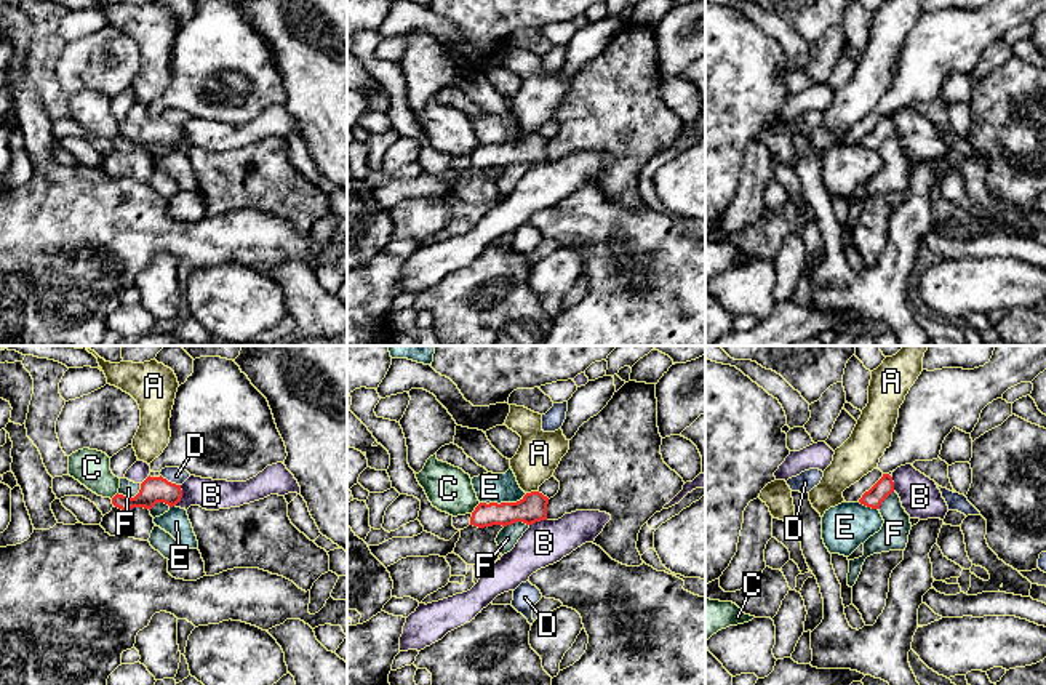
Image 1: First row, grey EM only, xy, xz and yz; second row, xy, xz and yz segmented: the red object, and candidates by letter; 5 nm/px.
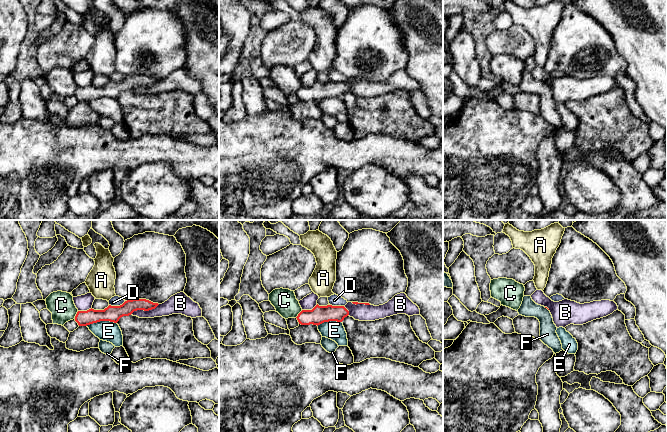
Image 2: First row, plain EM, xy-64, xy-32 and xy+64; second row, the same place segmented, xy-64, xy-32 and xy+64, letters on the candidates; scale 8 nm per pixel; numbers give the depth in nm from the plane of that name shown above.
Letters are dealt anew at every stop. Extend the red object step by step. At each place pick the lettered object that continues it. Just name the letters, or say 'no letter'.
no letter

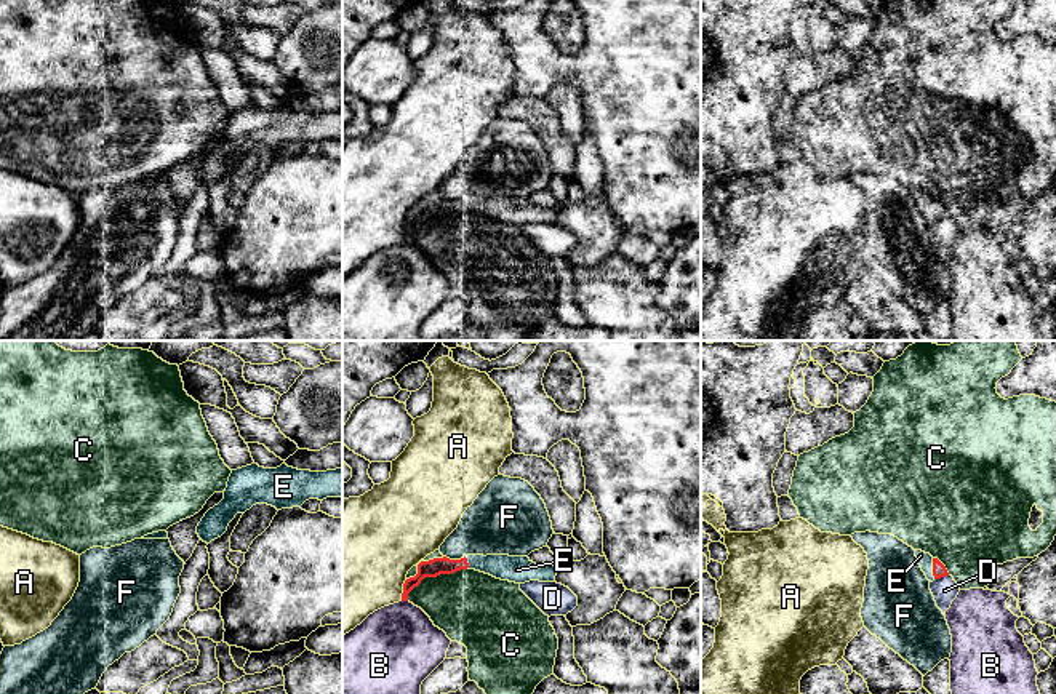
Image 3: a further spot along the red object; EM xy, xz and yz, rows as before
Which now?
E

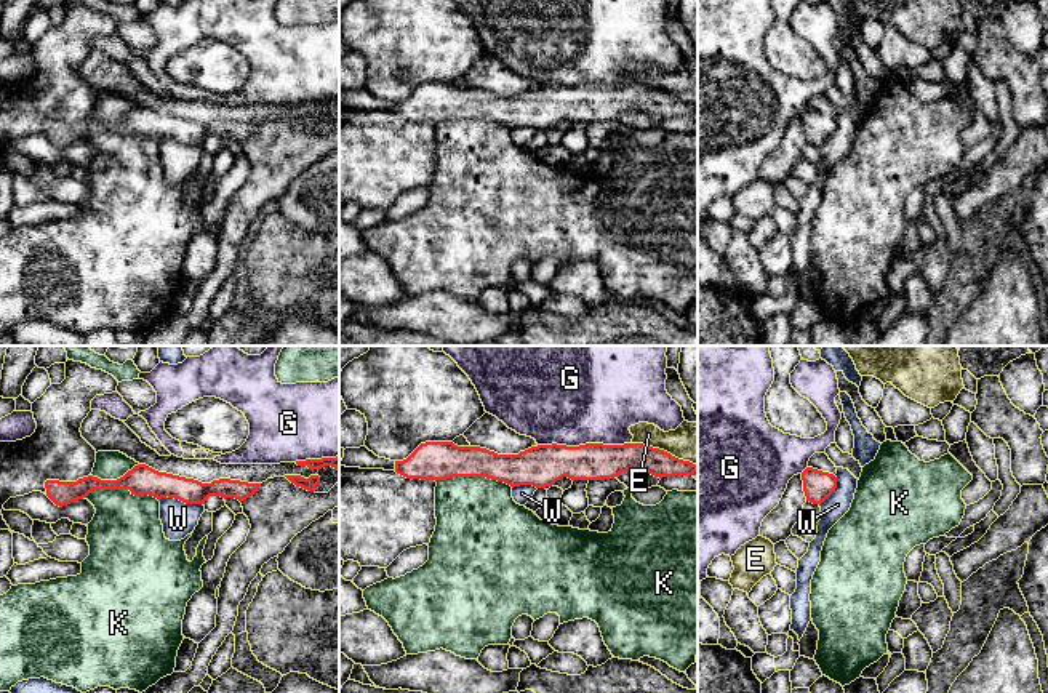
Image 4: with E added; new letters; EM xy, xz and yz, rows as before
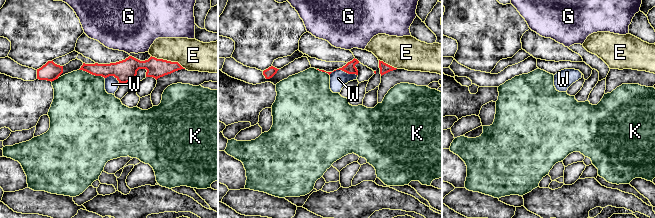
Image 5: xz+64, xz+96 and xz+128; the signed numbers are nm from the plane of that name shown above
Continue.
no letter

